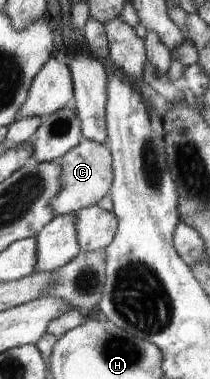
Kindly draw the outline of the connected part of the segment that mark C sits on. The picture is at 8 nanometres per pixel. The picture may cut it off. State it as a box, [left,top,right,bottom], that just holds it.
[51,140,113,215]

